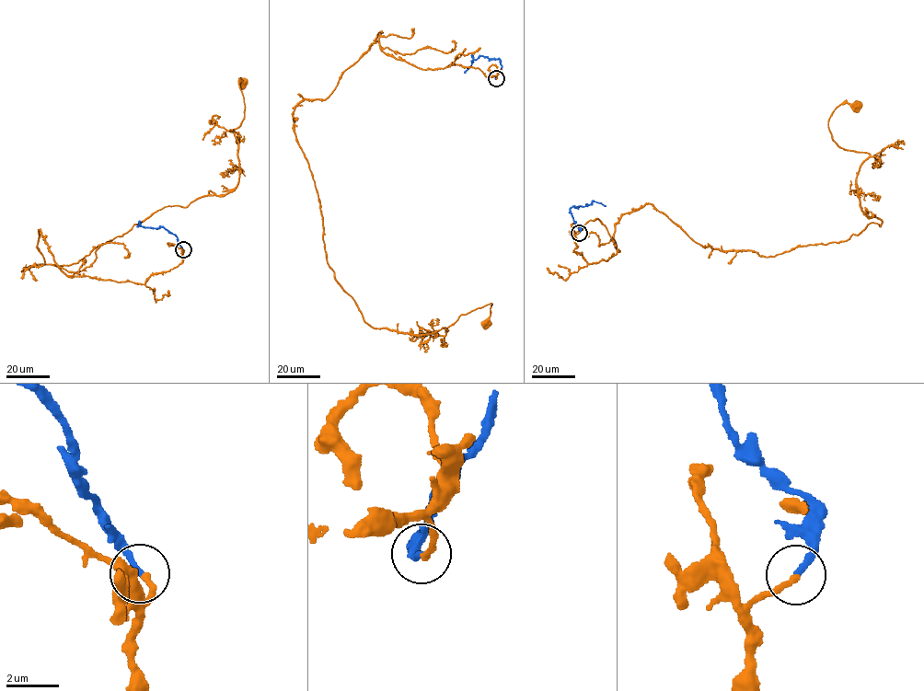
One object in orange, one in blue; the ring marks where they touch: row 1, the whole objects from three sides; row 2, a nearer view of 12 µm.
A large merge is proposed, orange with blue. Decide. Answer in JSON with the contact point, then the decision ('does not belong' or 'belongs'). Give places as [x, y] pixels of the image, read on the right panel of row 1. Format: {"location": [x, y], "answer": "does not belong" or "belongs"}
{"location": [579, 233], "answer": "belongs"}

